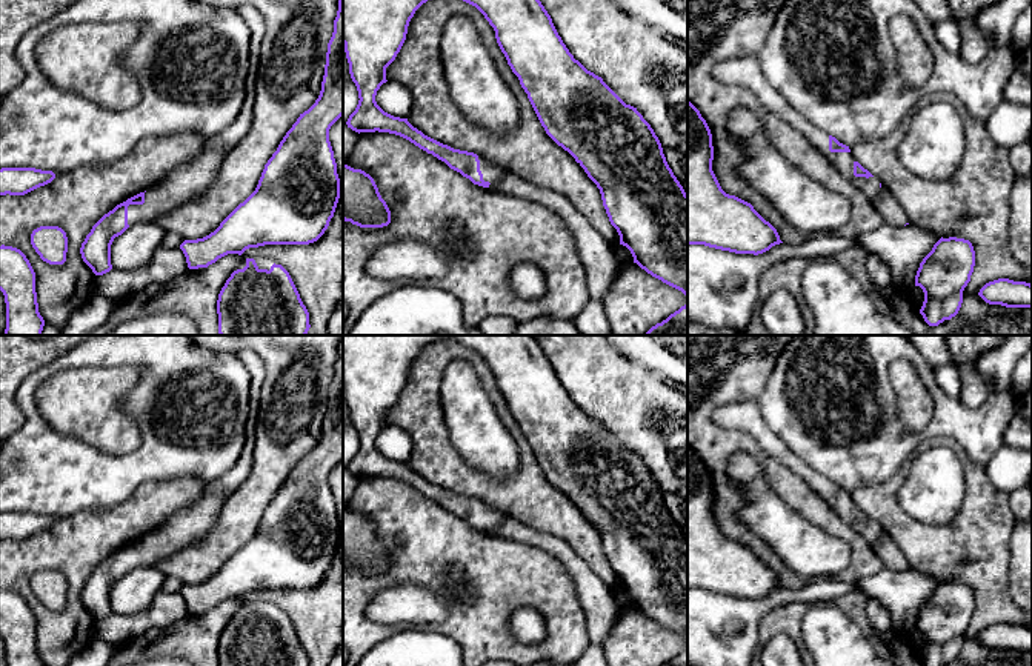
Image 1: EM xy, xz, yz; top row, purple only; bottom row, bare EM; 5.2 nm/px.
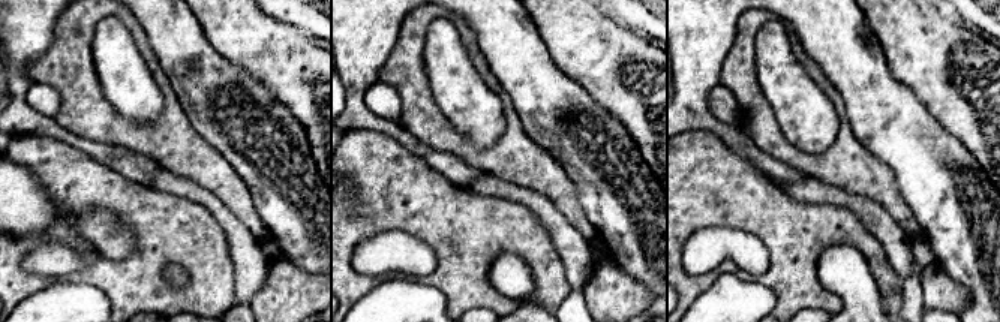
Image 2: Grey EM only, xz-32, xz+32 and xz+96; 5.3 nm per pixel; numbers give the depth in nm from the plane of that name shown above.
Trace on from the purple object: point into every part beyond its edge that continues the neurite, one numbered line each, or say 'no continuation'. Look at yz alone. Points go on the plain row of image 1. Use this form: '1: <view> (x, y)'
1: yz (745, 416)

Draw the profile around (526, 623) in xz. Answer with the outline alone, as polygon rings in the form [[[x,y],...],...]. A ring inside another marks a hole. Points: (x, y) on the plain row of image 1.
[[[532,606],[515,609],[511,615],[509,626],[514,637],[521,643],[540,643],[548,635],[541,614]]]

